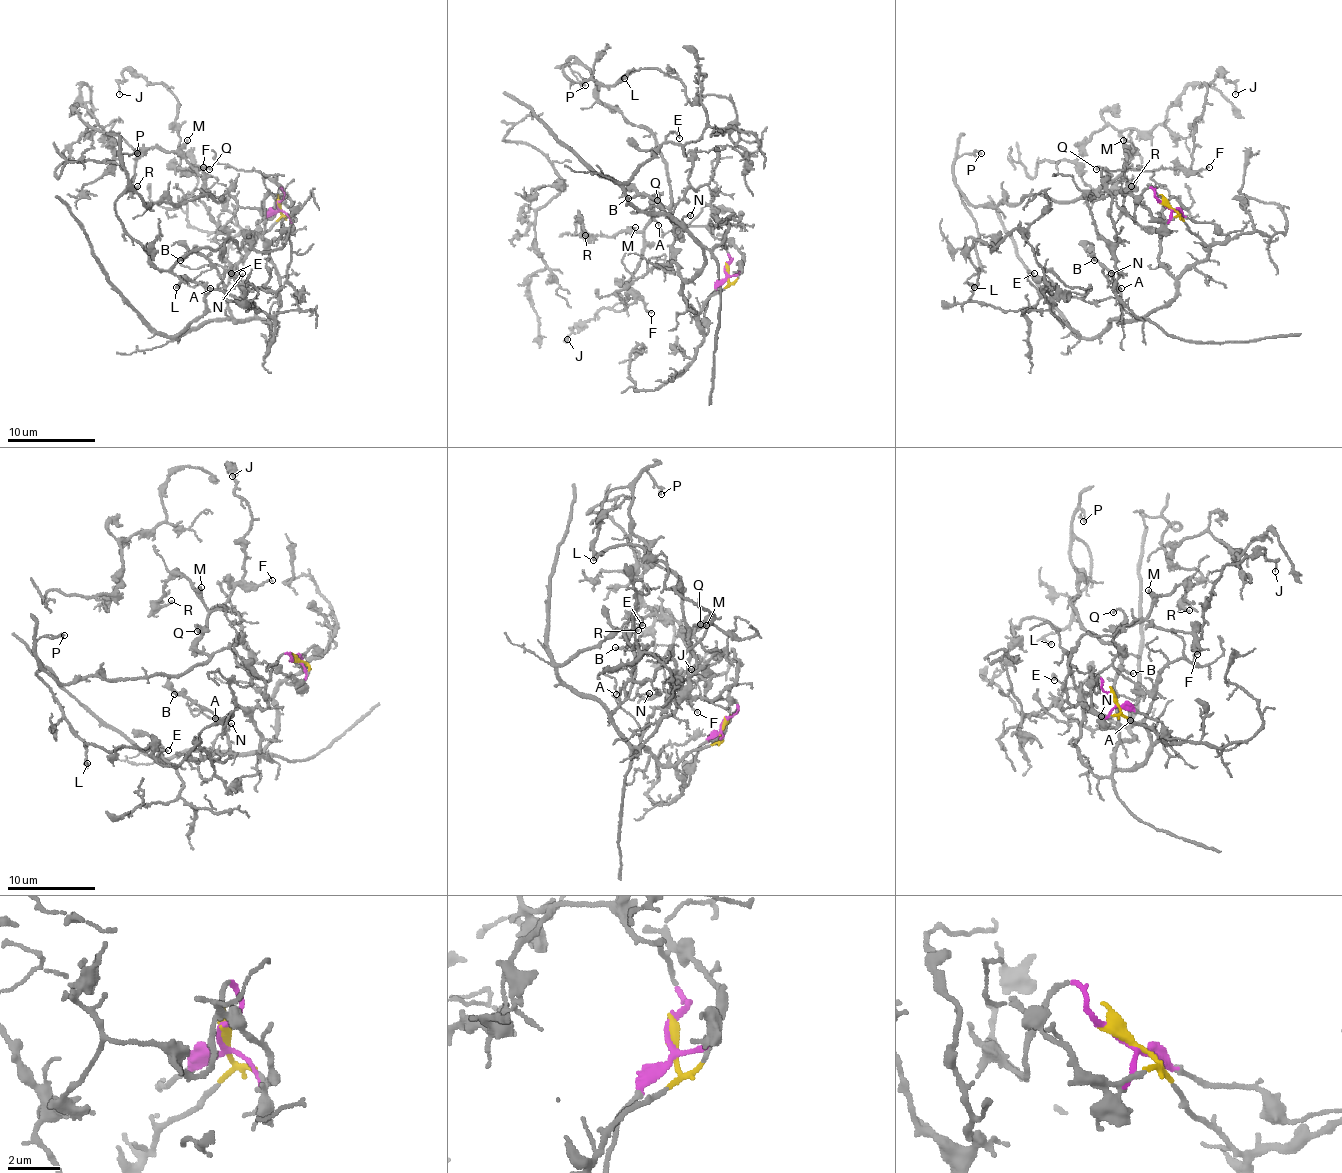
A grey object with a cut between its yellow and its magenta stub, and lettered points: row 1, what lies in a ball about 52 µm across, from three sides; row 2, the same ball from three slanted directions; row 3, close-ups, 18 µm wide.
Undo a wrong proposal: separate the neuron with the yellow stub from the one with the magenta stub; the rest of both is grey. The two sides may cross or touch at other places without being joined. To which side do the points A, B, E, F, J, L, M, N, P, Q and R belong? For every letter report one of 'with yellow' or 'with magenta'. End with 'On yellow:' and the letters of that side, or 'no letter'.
A: with yellow
B: with yellow
E: with yellow
F: with magenta
J: with magenta
L: with magenta
M: with magenta
N: with yellow
P: with magenta
Q: with magenta
R: with magenta
On yellow: A, B, E, N

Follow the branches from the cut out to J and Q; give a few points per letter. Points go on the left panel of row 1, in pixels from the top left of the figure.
J: (278, 205), (280, 187), (271, 218), (179, 167), (166, 89), (127, 69), (120, 93)
Q: (278, 205), (280, 187), (267, 218), (230, 194), (208, 192), (203, 167), (210, 170)

